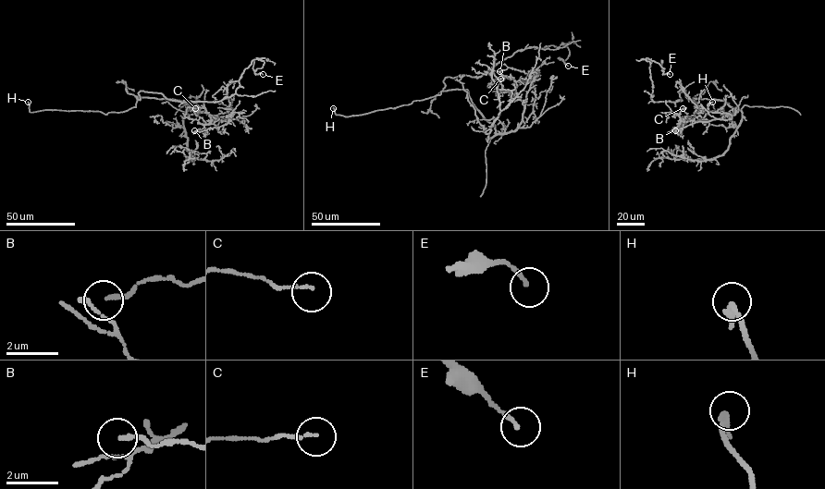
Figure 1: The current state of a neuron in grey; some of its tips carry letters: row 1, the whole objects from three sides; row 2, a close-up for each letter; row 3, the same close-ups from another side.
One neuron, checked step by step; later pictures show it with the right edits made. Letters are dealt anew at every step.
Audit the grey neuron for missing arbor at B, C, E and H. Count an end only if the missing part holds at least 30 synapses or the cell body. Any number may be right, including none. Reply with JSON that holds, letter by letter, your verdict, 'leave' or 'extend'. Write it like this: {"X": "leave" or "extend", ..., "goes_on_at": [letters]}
{"B": "leave", "C": "leave", "E": "leave", "H": "extend", "goes_on_at": ["H"]}

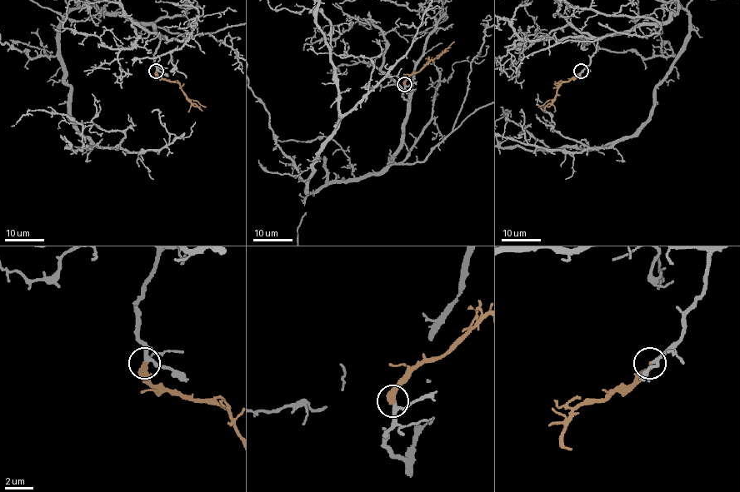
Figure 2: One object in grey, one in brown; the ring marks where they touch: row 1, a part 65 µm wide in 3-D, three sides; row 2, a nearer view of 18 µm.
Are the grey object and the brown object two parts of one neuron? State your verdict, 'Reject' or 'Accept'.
Accept

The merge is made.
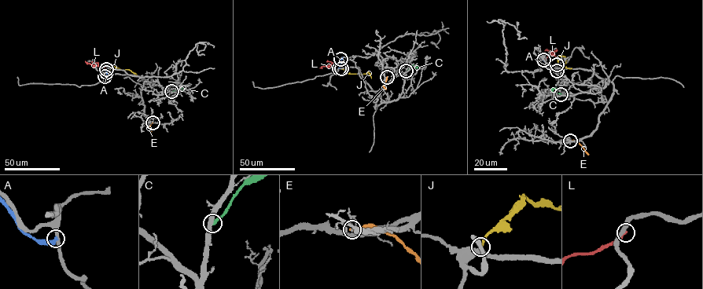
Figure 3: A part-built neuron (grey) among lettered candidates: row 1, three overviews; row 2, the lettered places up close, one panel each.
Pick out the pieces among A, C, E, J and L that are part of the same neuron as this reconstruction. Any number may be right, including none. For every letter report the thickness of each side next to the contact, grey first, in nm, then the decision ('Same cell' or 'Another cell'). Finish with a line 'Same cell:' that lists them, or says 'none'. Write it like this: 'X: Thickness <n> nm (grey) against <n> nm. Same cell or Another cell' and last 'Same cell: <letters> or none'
A: Thickness 320 nm (grey) against 360 nm. Another cell
C: Thickness 420 nm (grey) against 240 nm. Another cell
E: Thickness 110 nm (grey) against 220 nm. Another cell
J: Thickness 400 nm (grey) against 220 nm. Same cell
L: Thickness 360 nm (grey) against 240 nm. Another cell
Same cell: J

